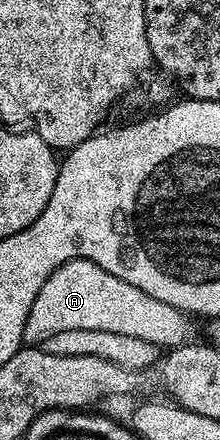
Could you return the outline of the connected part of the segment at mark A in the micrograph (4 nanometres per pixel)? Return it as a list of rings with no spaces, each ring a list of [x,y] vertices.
[[[72,260],[56,268],[51,278],[43,282],[27,314],[24,343],[39,346],[45,338],[63,330],[99,330],[131,335],[170,349],[186,343],[188,322],[186,313],[167,302],[159,302],[159,298],[151,298],[151,294],[143,294],[143,290],[131,286],[131,282],[115,278],[115,274],[107,274],[107,270],[95,266],[95,262]]]

